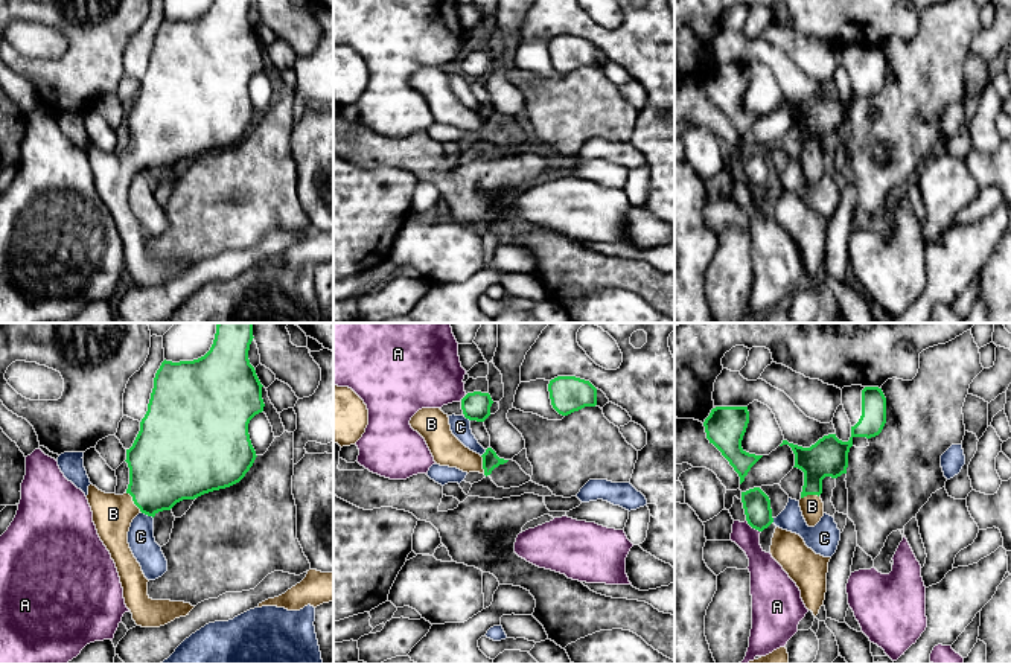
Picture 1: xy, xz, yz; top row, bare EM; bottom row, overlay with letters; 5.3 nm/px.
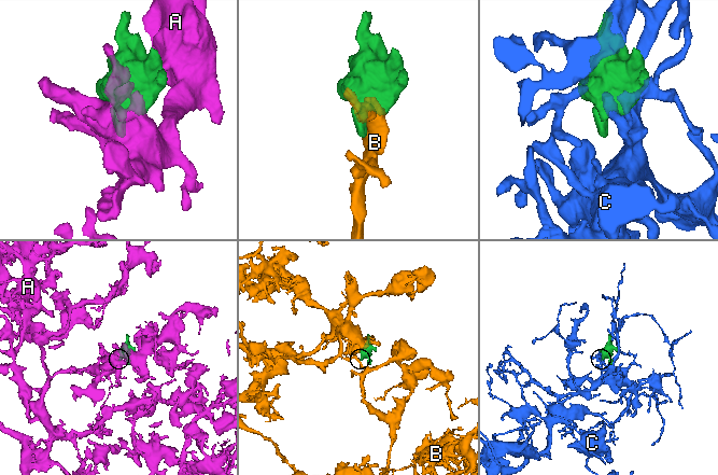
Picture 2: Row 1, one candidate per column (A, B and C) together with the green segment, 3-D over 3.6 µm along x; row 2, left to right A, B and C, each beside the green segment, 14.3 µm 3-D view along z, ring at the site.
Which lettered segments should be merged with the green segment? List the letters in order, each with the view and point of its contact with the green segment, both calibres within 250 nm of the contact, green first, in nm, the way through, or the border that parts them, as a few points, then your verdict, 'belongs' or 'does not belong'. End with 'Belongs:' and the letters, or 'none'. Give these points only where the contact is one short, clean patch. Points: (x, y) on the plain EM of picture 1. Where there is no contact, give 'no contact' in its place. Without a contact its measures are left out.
A: yz (752, 186) | 140/160 nm | along yz (746, 178), (760, 191) | does not belong
B: xy (134, 162) | 380/220 nm | across xy (165, 125), (134, 162), (113, 172) | belongs
C: xy (148, 174) | 360/140 nm | does not belong
Belongs: B

